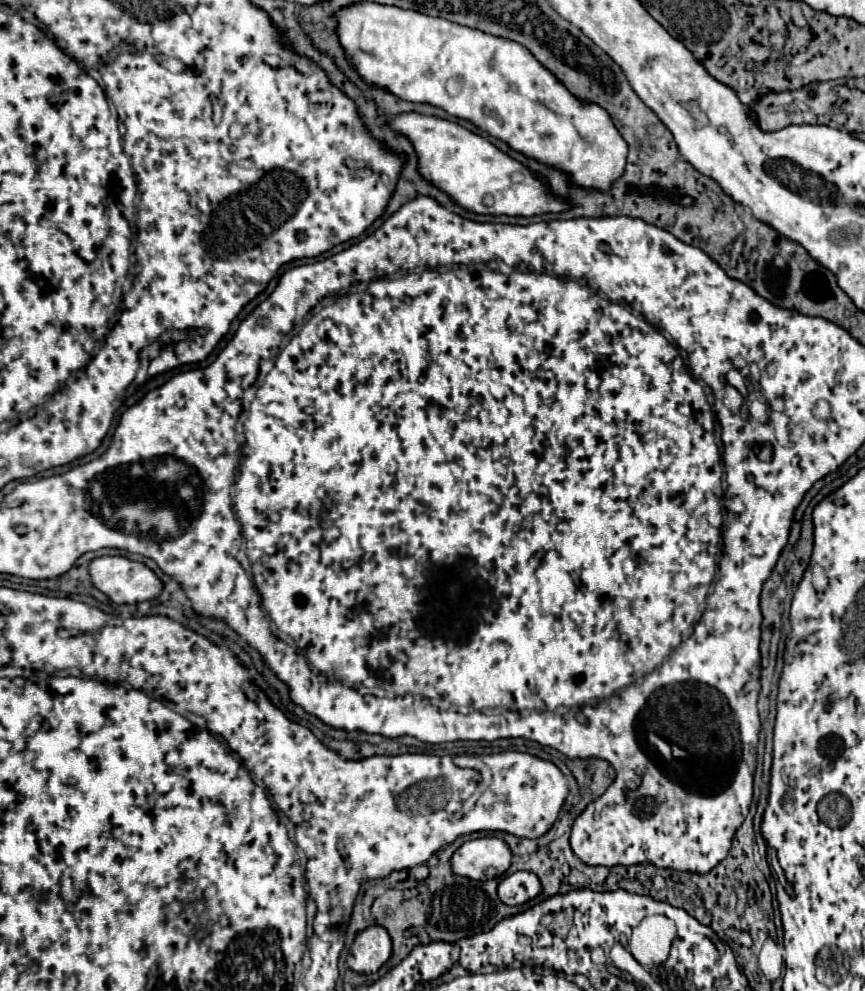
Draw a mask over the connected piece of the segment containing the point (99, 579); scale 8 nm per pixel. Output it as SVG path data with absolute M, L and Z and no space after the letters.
M101 556L89 564L91 582L117 604L155 600L163 584L145 564L123 556Z

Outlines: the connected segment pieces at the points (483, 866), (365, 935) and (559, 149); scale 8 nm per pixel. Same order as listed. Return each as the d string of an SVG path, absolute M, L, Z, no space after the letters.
M495 836L463 842L451 856L451 870L457 876L489 880L501 876L511 864L511 850L505 840Z
M369 926L365 930L359 930L349 954L347 964L351 970L359 974L371 974L377 972L391 956L391 942L389 934L383 926Z
M361 2L361 6L339 10L337 20L339 40L349 54L349 60L367 82L377 84L403 100L427 102L443 108L451 116L465 118L477 128L507 142L513 150L569 172L579 186L607 192L623 174L627 142L615 128L609 112L599 104L587 104L573 96L565 84L519 42L491 36L445 18L433 18L417 10L377 6L373 2Z

